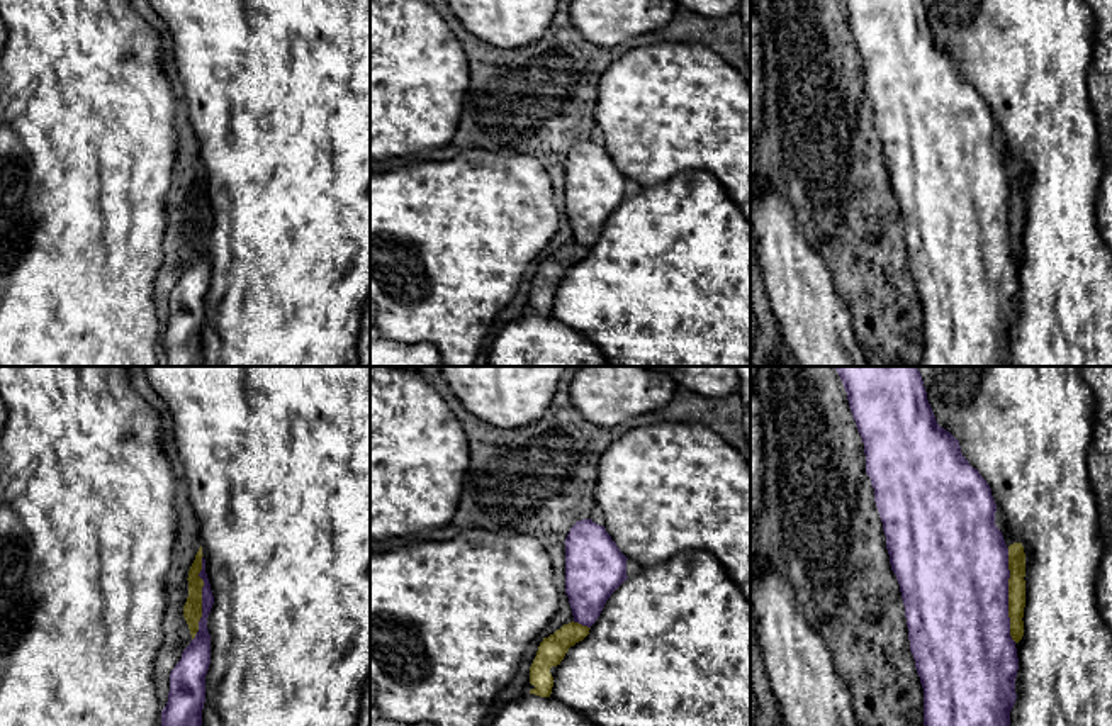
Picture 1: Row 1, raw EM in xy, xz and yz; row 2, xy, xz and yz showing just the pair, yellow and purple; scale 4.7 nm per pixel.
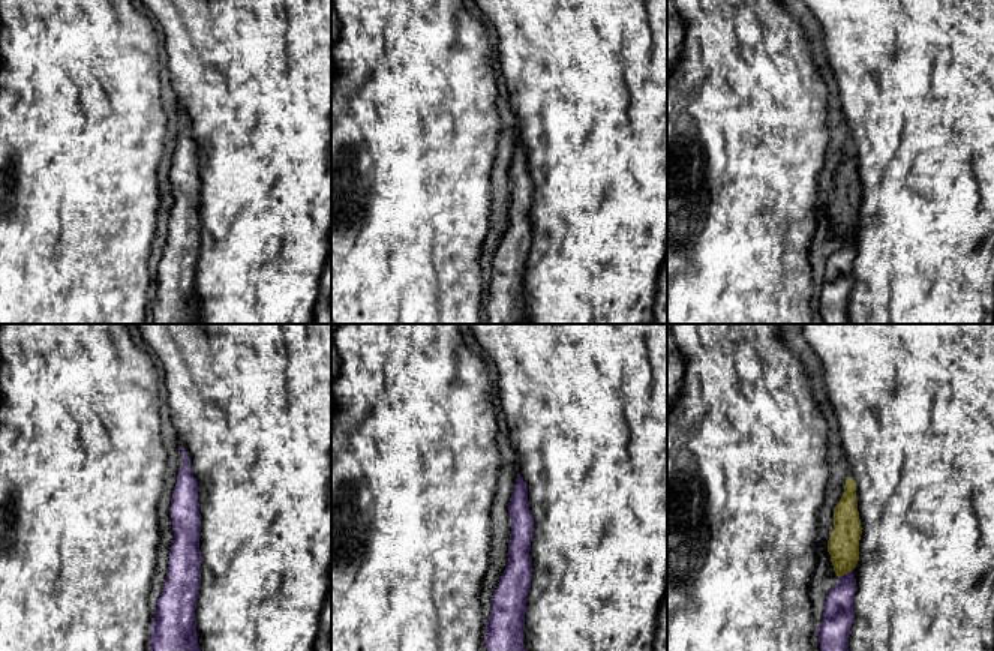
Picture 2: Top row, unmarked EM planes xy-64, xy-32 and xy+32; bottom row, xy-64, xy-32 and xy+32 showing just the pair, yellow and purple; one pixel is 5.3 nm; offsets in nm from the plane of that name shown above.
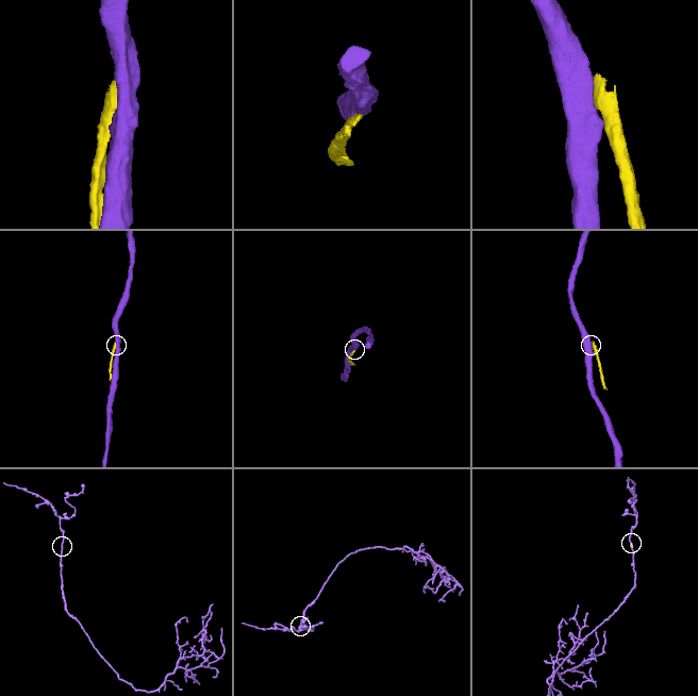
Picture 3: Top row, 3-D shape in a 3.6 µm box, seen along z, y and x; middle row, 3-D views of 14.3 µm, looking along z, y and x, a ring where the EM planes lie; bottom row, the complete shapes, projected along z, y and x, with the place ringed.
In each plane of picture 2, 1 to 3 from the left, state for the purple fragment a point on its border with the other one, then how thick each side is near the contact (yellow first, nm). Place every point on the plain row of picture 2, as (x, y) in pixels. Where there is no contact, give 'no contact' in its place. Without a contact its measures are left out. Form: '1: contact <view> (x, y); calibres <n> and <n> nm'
1: no contact
2: no contact
3: contact xy+32 (844, 237); calibres 170 and 160 nm

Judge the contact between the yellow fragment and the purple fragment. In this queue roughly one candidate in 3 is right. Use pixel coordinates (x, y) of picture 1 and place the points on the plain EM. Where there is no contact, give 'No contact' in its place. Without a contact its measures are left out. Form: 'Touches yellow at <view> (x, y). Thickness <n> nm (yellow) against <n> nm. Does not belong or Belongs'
Touches yellow at yz (1009, 216). Thickness 80 nm (yellow) against 500 nm. Does not belong

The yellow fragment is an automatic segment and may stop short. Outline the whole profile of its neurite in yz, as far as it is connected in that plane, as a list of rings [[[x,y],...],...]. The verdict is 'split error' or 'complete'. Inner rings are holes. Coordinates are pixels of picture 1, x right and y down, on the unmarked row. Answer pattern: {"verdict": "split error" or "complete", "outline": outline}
{"verdict": "complete", "outline": [[[1022,163],[1008,166],[1008,237],[1010,256],[1019,263],[1024,256],[1024,227],[1025,227],[1025,173]]]}

